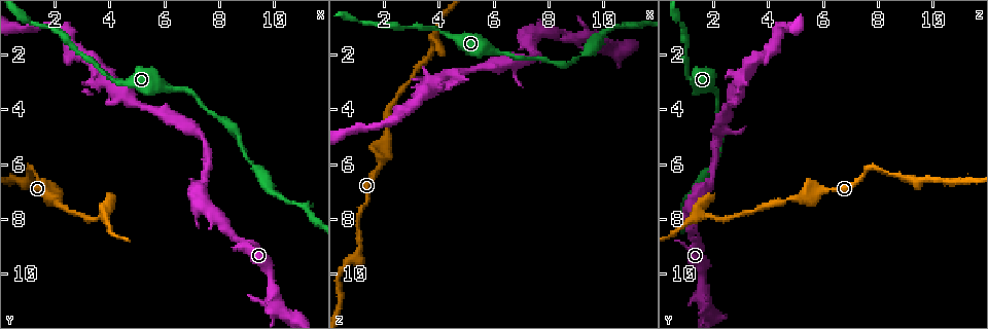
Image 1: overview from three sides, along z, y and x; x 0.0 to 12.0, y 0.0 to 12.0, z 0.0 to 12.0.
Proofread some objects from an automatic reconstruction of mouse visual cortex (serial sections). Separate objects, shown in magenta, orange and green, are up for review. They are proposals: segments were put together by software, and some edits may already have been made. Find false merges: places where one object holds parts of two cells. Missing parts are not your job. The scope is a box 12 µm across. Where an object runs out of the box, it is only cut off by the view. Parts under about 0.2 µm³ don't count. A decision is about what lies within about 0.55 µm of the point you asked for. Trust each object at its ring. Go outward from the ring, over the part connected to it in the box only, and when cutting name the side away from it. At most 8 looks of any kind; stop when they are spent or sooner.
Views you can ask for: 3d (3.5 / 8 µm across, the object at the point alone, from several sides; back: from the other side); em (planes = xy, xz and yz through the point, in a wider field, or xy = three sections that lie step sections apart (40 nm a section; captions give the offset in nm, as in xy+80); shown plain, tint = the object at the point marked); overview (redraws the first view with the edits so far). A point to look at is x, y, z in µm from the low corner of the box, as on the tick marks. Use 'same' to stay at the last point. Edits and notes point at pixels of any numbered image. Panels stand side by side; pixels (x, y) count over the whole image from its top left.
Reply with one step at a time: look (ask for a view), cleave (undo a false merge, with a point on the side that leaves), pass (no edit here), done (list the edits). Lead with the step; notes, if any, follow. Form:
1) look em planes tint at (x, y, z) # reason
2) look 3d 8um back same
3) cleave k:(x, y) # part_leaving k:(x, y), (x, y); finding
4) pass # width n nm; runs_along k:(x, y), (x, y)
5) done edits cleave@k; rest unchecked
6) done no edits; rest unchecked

look 3d 3.5um at (3.8, 8.0, 1.6) # abrupt turn

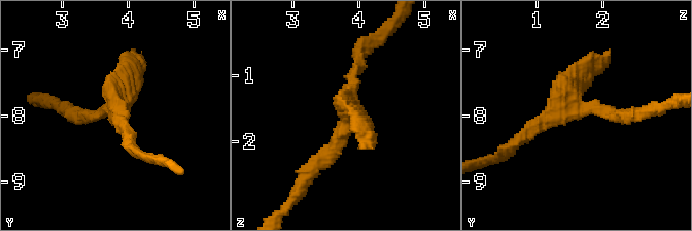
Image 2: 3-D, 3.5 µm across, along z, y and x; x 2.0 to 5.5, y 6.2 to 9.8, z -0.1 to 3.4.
look em xy step 1 tint at (3.80, 7.85, 1.50)

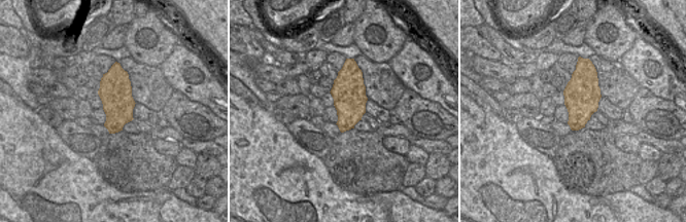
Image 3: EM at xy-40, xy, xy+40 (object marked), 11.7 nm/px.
pass # runs_along 2:(81, 114), (116, 108), (138, 61); one cell here

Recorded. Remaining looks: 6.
look 3d 8um at (7.3, 6.9, 1.7)

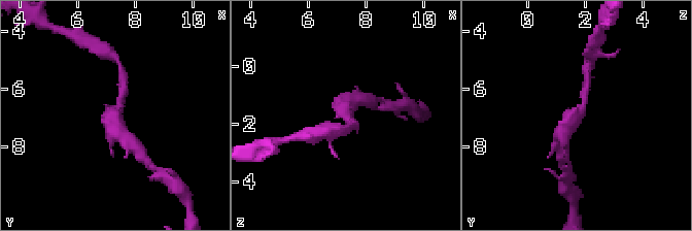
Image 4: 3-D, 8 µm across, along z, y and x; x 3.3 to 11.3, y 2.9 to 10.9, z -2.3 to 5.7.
look em xy step 5 tint at (7.3, 6.9, 1.8) # shape alone is not enough

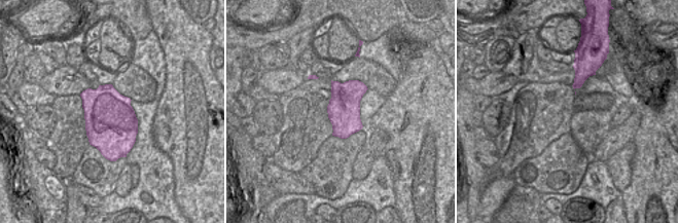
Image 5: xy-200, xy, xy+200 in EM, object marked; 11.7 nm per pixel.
pass # width 380 nm; runs_along 4:(560, 138), (581, 109), (585, 89); one cell here

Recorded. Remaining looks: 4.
look 3d 3.5um at (1.2, 6.2, 7.8) # sharp bend

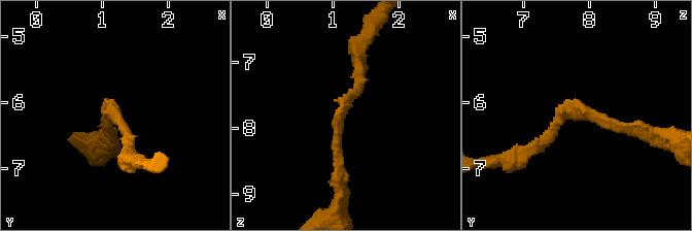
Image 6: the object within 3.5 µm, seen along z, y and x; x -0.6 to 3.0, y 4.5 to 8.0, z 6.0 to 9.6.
look em xy step 3 tint at (1.15, 6.15, 7.70)

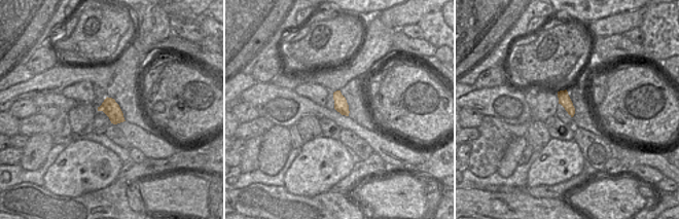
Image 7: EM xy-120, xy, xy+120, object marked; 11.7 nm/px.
pass # arm_widths 150, 200 nm; runs_along 6:(525, 154), (567, 109), (635, 126); all the same cell

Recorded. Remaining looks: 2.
done no edits; rest unchecked

